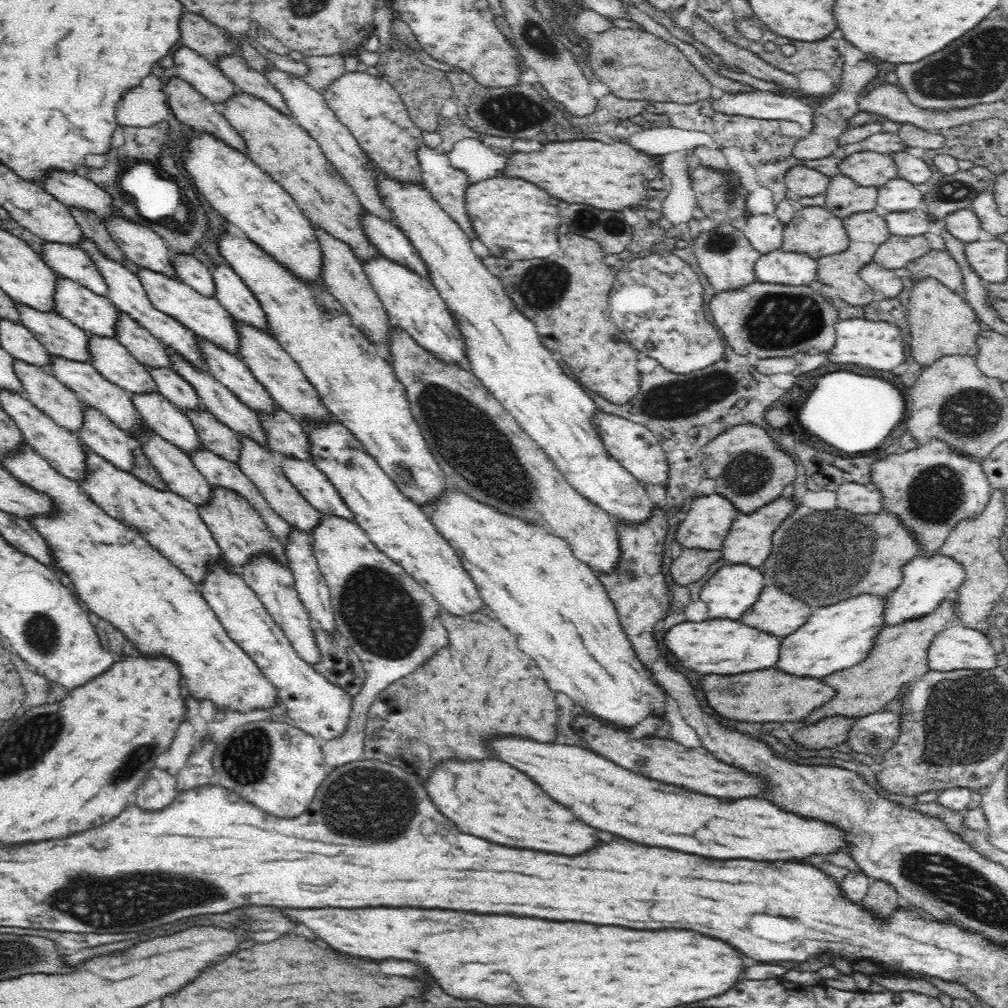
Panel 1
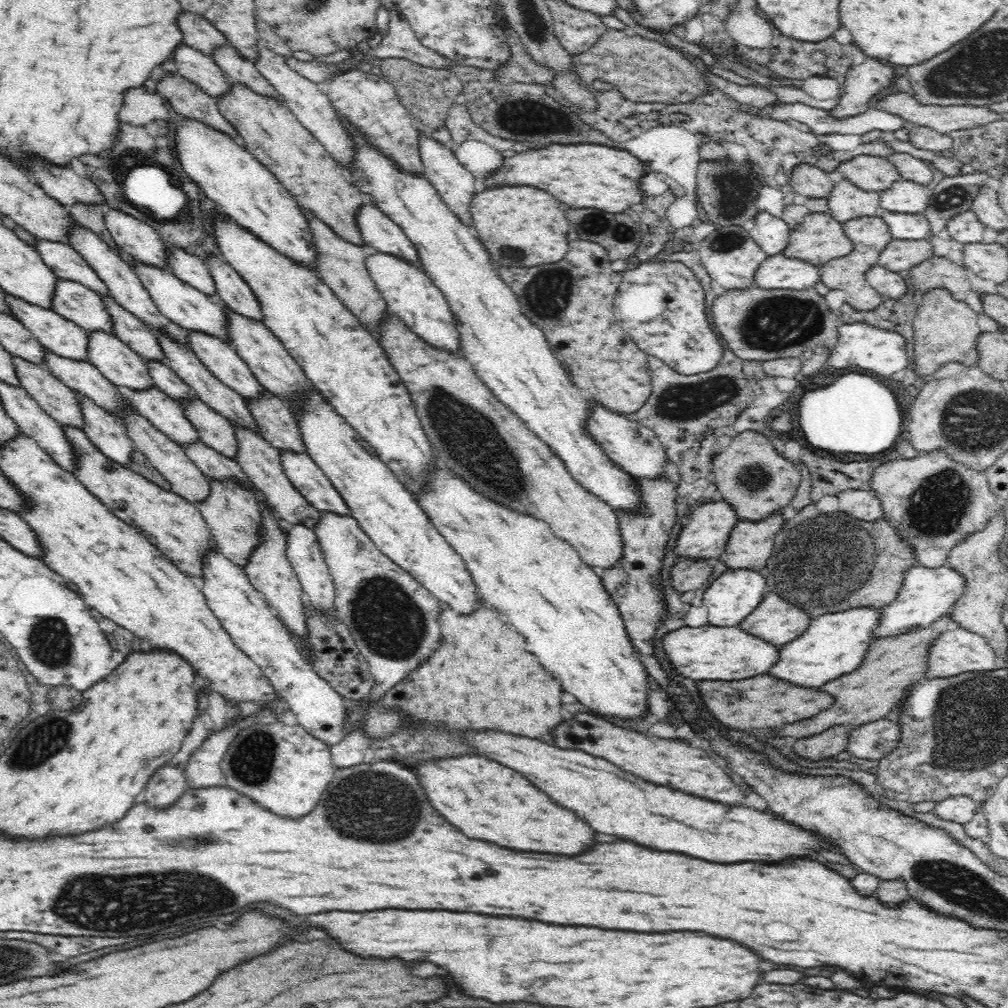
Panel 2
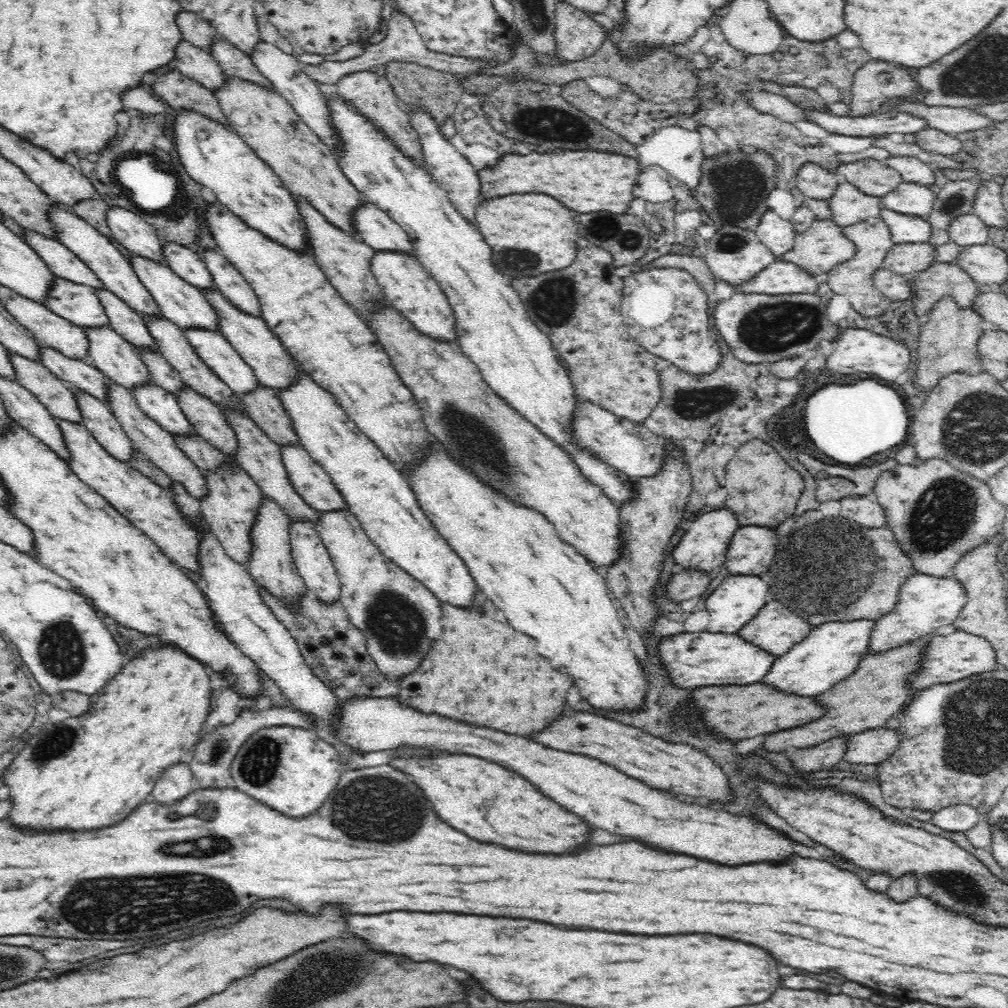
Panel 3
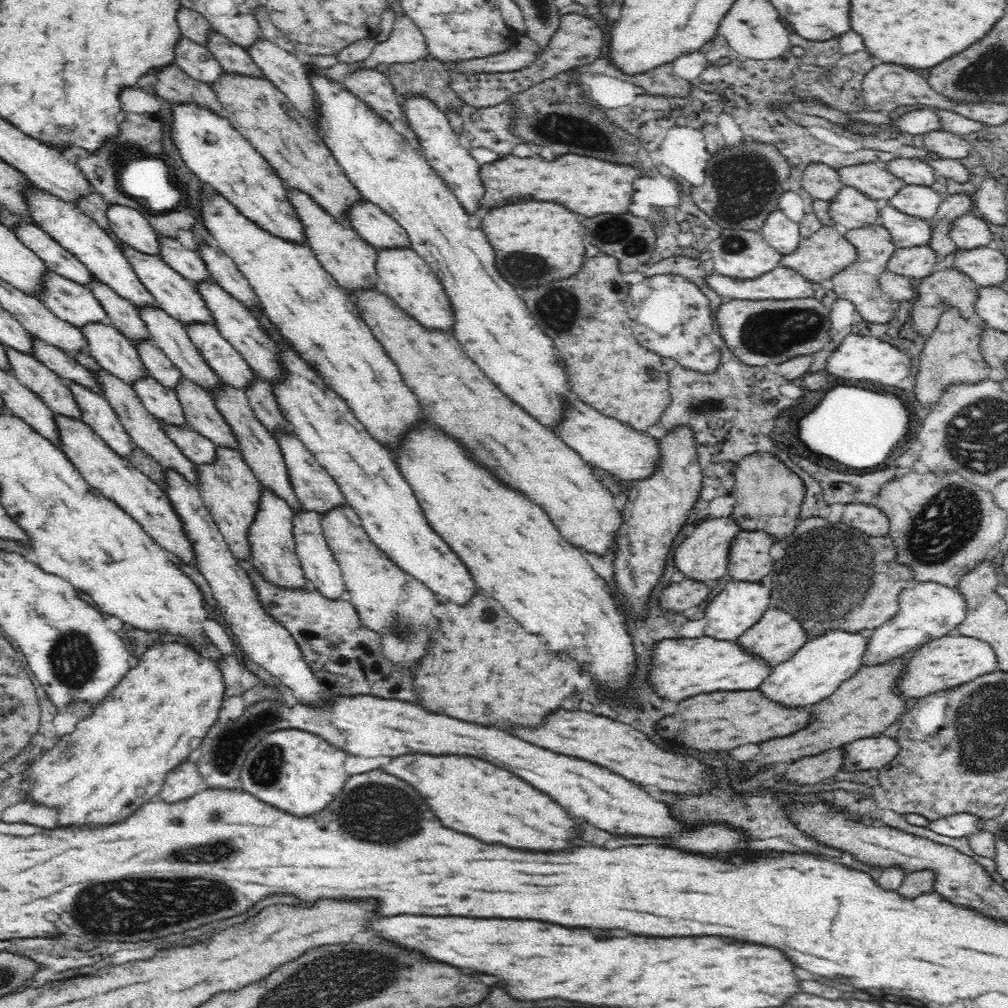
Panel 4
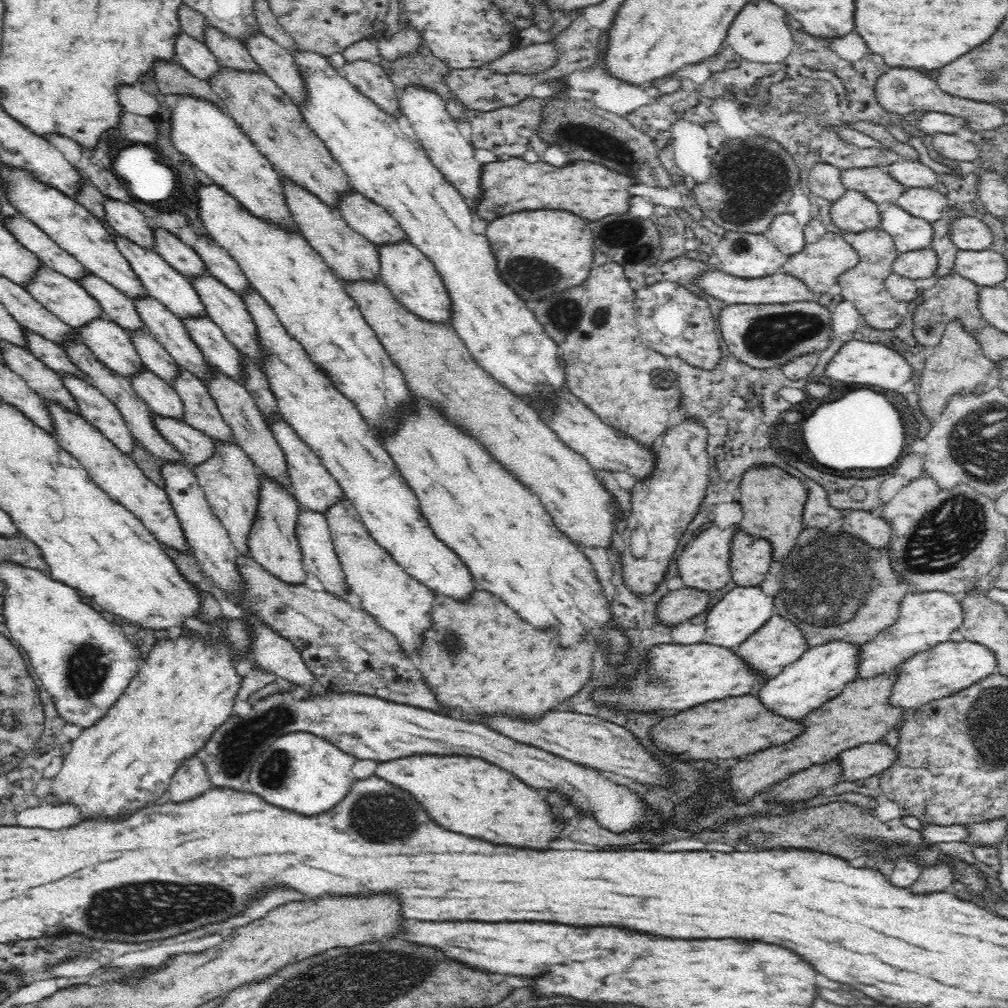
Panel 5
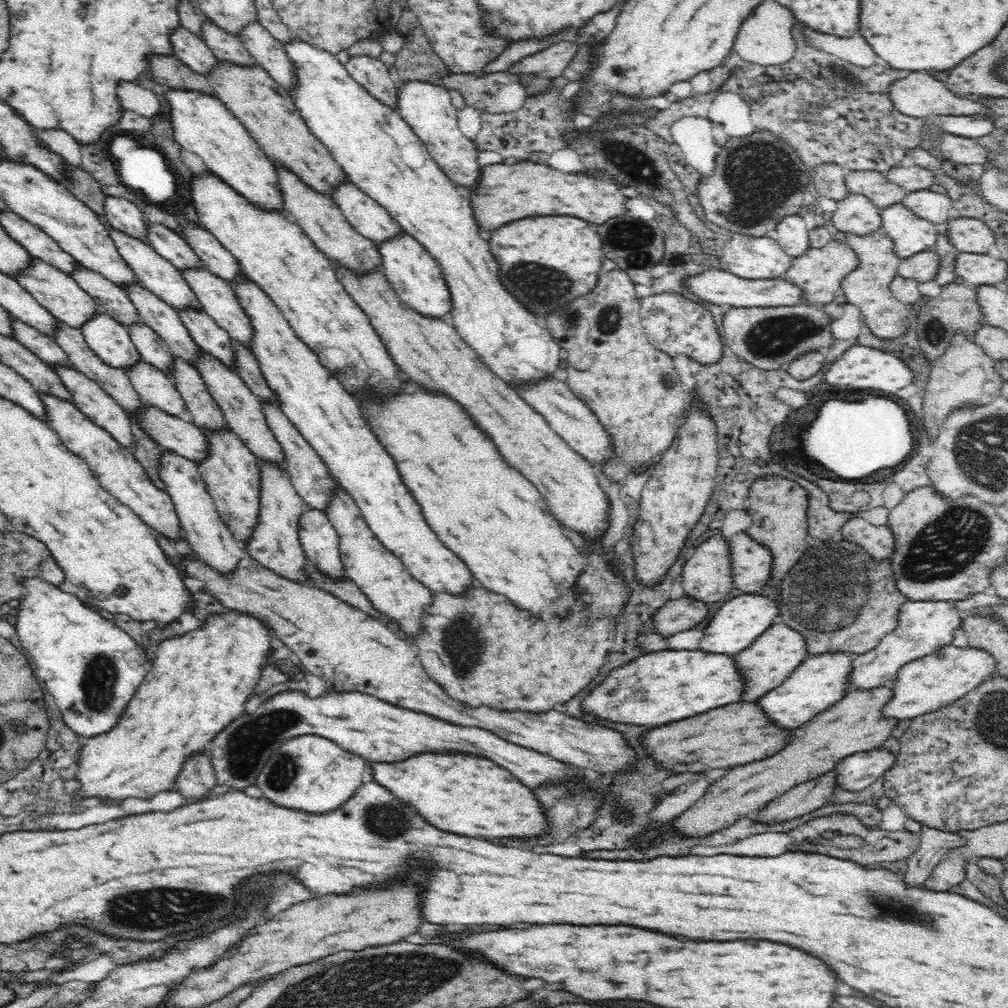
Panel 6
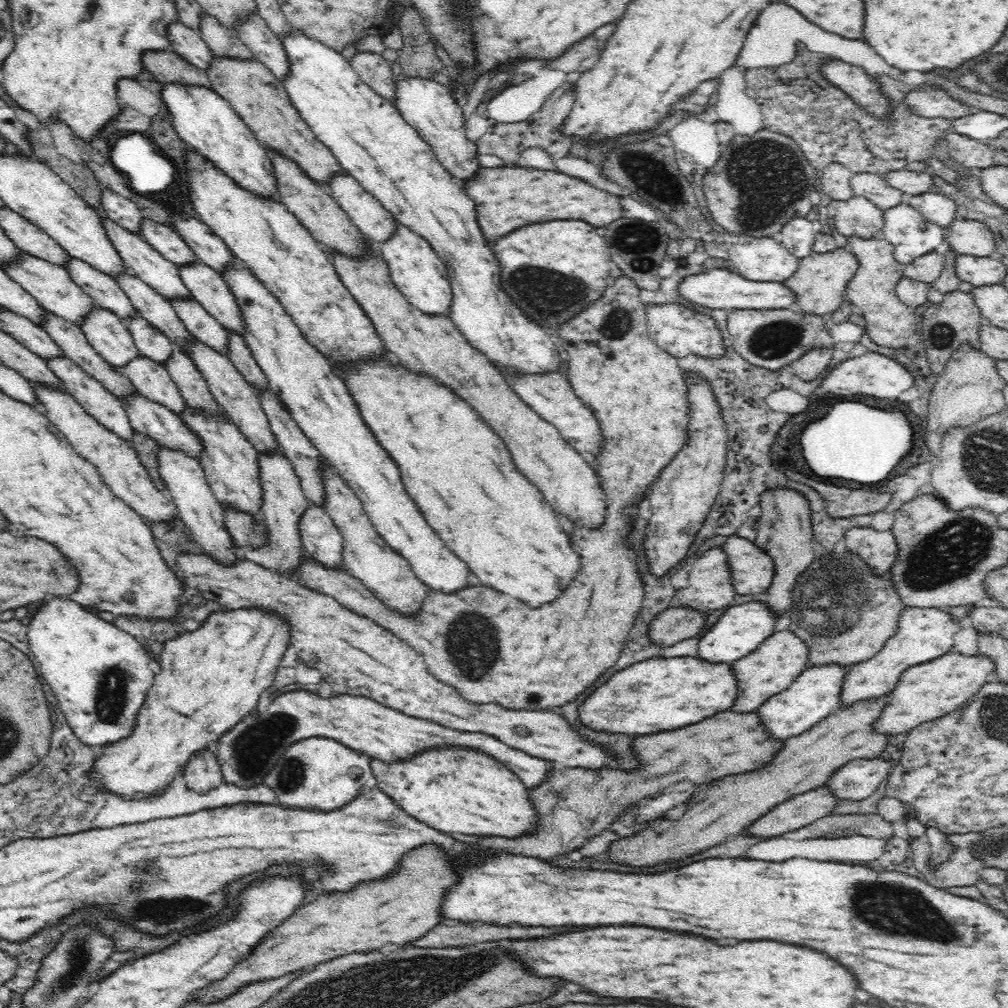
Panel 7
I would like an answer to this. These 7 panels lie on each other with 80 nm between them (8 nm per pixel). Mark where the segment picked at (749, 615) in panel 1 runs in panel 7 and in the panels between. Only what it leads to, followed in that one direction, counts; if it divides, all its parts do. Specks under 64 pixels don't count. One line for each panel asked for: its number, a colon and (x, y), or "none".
2: (775, 619)
3: (776, 627)
4: (776, 636)
5: (778, 641)
6: (766, 662)
7: (768, 669)

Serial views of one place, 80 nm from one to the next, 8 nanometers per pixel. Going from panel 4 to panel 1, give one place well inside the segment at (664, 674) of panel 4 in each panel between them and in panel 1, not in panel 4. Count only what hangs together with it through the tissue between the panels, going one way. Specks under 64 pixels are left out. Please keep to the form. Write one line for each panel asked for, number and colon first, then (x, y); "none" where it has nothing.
1: (722, 645)
2: (708, 652)
3: (692, 659)

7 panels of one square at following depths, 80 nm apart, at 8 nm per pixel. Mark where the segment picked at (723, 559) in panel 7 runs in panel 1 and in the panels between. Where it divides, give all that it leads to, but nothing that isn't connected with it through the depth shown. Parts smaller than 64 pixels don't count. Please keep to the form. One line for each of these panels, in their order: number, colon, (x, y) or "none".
1: (707, 522)
2: (705, 534)
3: (704, 546)
4: (703, 555)
5: (703, 563)
6: (706, 574)

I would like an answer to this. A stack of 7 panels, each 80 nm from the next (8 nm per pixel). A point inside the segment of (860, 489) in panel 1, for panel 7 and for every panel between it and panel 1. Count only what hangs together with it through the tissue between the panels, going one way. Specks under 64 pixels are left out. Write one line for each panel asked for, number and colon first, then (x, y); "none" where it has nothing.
2: (863, 504)
3: (867, 511)
4: (870, 519)
5: (877, 531)
6: (878, 540)
7: (878, 547)

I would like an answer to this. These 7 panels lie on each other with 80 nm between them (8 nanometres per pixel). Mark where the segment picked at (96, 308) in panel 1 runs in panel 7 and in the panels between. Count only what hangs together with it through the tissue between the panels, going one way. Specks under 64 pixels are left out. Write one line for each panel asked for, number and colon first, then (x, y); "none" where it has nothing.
2: (72, 300)
3: (80, 304)
4: (75, 303)
5: (66, 298)
6: (59, 293)
7: (53, 287)

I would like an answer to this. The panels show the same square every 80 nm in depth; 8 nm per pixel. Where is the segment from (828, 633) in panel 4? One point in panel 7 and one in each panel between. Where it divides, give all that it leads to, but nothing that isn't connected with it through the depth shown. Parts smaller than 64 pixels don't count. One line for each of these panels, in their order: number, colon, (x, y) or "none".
5: (820, 673)
6: (821, 679)
7: (817, 690)

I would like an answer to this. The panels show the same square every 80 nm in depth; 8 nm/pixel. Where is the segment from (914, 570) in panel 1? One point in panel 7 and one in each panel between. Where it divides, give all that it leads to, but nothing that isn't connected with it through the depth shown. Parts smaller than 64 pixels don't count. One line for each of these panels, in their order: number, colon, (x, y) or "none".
2: (927, 592)
3: (926, 603)
4: (927, 609)
5: (926, 617)
6: (924, 625)
7: (923, 633)

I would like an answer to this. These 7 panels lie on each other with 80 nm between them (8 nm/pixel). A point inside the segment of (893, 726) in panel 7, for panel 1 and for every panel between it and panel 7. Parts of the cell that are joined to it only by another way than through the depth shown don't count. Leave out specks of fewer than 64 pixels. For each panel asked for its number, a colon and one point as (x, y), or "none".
1: (959, 647)
2: (956, 651)
3: (947, 659)
4: (945, 662)
5: (948, 666)
6: (937, 679)

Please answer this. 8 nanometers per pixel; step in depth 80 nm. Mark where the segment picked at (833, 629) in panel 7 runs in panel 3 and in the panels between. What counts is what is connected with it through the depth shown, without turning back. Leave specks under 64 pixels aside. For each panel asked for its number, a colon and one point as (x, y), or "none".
3: (866, 566)
4: (832, 575)
5: (834, 585)
6: (837, 595)

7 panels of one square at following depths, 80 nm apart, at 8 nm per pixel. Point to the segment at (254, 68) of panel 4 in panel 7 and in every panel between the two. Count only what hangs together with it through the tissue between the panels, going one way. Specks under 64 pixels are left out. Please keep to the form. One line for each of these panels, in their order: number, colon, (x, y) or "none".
5: (232, 54)
6: (227, 47)
7: (221, 41)

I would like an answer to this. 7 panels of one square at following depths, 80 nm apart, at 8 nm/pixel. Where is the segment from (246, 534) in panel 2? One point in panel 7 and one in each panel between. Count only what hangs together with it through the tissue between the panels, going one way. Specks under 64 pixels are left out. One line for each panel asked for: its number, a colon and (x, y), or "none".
3: (230, 510)
4: (231, 494)
5: (231, 484)
6: (231, 474)
7: (231, 466)

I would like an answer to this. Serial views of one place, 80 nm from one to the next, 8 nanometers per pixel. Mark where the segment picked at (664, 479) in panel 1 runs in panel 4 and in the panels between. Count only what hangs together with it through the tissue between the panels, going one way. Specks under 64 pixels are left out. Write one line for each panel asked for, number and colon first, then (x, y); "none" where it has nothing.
2: (636, 448)
3: (629, 446)
4: (603, 441)

